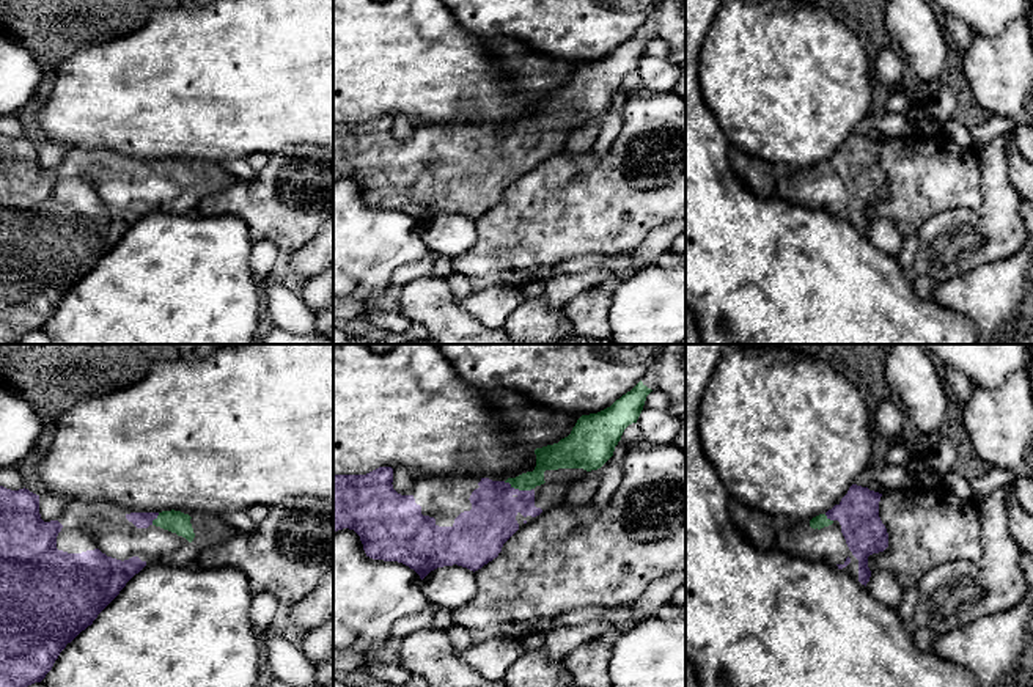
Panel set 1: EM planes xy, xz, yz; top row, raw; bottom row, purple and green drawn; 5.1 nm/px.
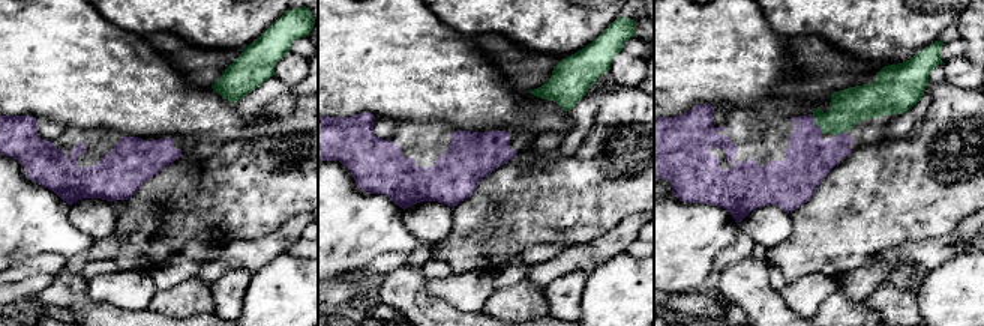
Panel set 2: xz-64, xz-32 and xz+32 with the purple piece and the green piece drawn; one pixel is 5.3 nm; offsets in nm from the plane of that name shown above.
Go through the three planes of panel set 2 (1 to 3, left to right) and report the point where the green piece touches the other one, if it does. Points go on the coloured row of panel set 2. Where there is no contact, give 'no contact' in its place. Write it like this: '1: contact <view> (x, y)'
1: no contact
2: no contact
3: contact xz+32 (815, 123)

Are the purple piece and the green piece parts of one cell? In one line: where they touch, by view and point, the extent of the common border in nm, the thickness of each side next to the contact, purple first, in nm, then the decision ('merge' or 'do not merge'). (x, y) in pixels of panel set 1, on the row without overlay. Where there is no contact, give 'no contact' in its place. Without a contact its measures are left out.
xz (518, 137) | 160 nm | 240/130 nm | merge

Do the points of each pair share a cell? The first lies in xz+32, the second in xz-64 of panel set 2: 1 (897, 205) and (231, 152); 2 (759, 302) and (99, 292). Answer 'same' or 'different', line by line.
1: different
2: different

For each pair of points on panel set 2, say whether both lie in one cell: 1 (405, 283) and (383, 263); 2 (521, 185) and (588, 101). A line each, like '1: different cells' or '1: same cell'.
1: different cells
2: different cells

